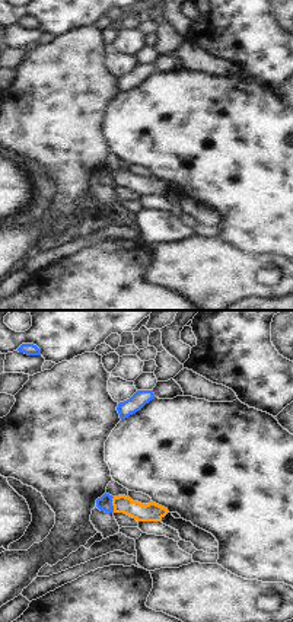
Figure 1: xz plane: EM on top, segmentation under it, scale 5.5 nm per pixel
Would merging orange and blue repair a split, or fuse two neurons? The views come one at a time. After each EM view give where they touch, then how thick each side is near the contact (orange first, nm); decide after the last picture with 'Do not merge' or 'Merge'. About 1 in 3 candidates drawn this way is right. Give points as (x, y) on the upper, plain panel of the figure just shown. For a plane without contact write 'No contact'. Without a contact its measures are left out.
Touches orange at (112, 178). Thickness 110 nm (orange) against 80 nm.

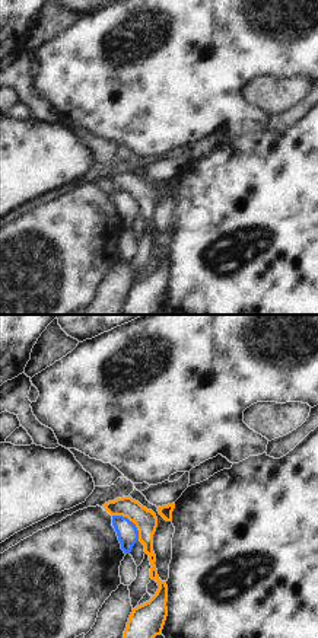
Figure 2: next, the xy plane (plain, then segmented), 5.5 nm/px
Touches orange at (132, 194). Thickness 130 nm (orange) against 120 nm.

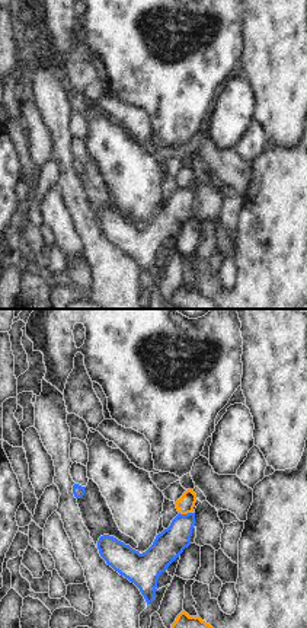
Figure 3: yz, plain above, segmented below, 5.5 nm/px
Touches orange at (186, 187). Thickness 100 nm (orange) against 160 nm.

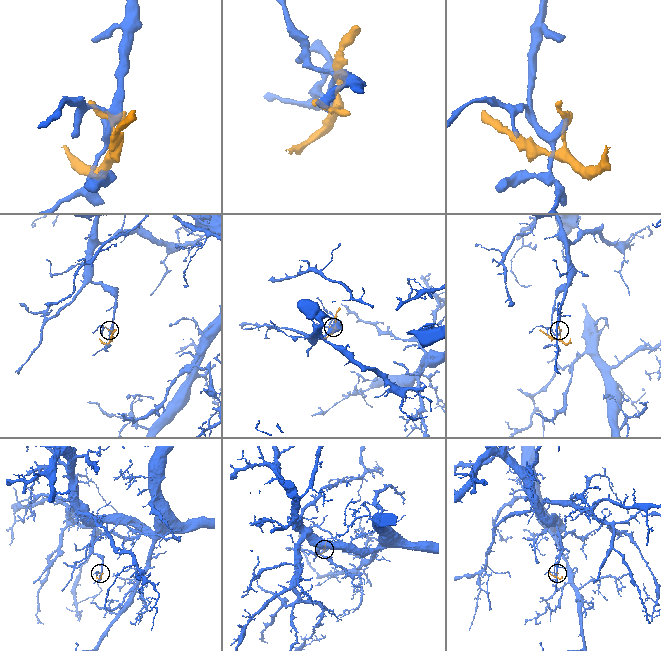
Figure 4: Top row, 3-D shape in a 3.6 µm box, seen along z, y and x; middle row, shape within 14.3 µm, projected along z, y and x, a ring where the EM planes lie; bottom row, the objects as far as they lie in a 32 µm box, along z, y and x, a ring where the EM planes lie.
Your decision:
Do not merge.

